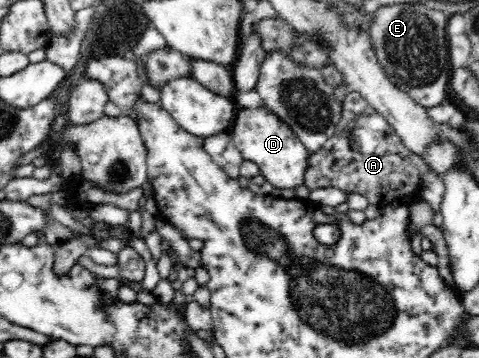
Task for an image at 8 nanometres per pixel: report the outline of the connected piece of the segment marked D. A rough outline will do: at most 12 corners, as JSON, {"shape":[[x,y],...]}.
{"shape":[[262,108],[238,109],[228,132],[276,188],[304,184],[308,151]]}

